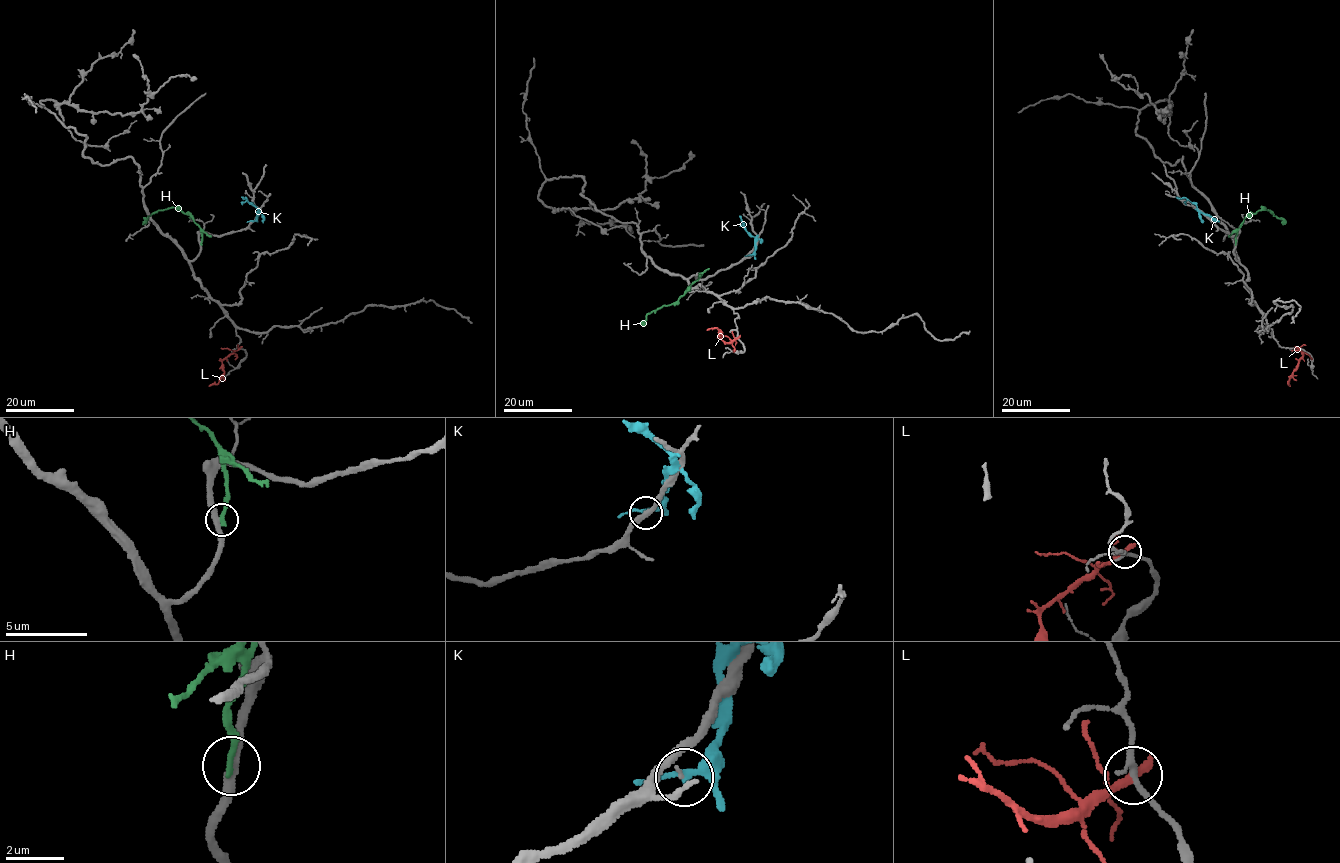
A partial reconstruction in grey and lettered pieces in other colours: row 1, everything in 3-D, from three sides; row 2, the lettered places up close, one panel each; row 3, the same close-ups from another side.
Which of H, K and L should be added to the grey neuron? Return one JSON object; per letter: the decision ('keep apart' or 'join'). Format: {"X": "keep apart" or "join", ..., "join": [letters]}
{"H": "keep apart", "K": "keep apart", "L": "keep apart", "join": []}

